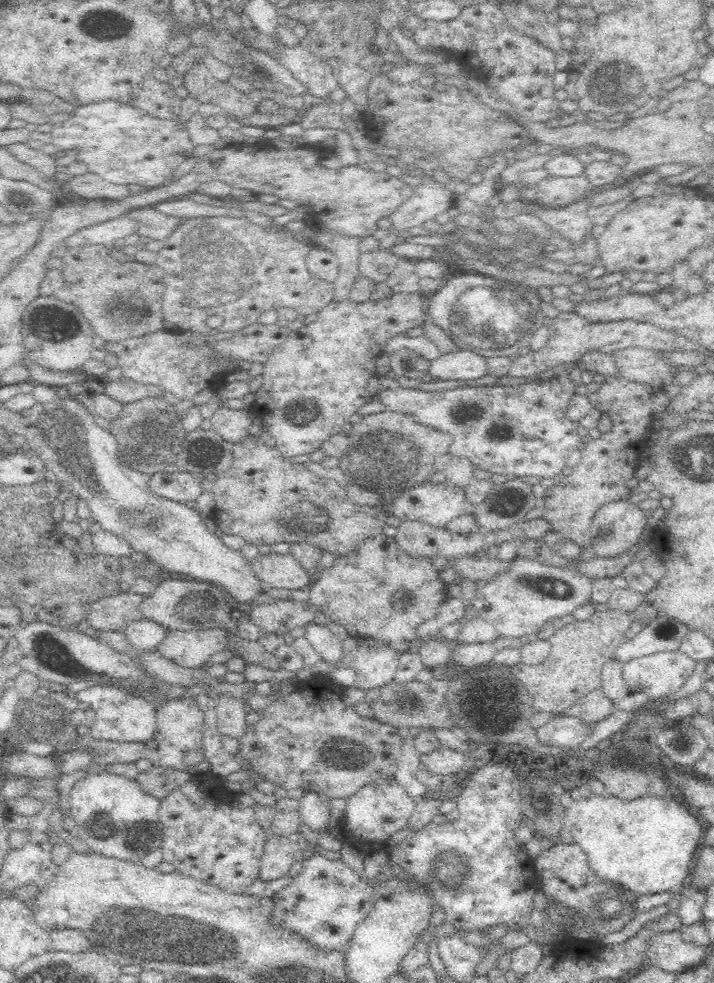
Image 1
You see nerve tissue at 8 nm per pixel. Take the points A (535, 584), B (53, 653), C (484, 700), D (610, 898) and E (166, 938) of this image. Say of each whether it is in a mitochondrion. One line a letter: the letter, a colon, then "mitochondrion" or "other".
A: mitochondrion
B: mitochondrion
C: mitochondrion
D: mitochondrion
E: mitochondrion

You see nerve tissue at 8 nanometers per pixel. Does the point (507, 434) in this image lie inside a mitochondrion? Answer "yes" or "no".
yes

